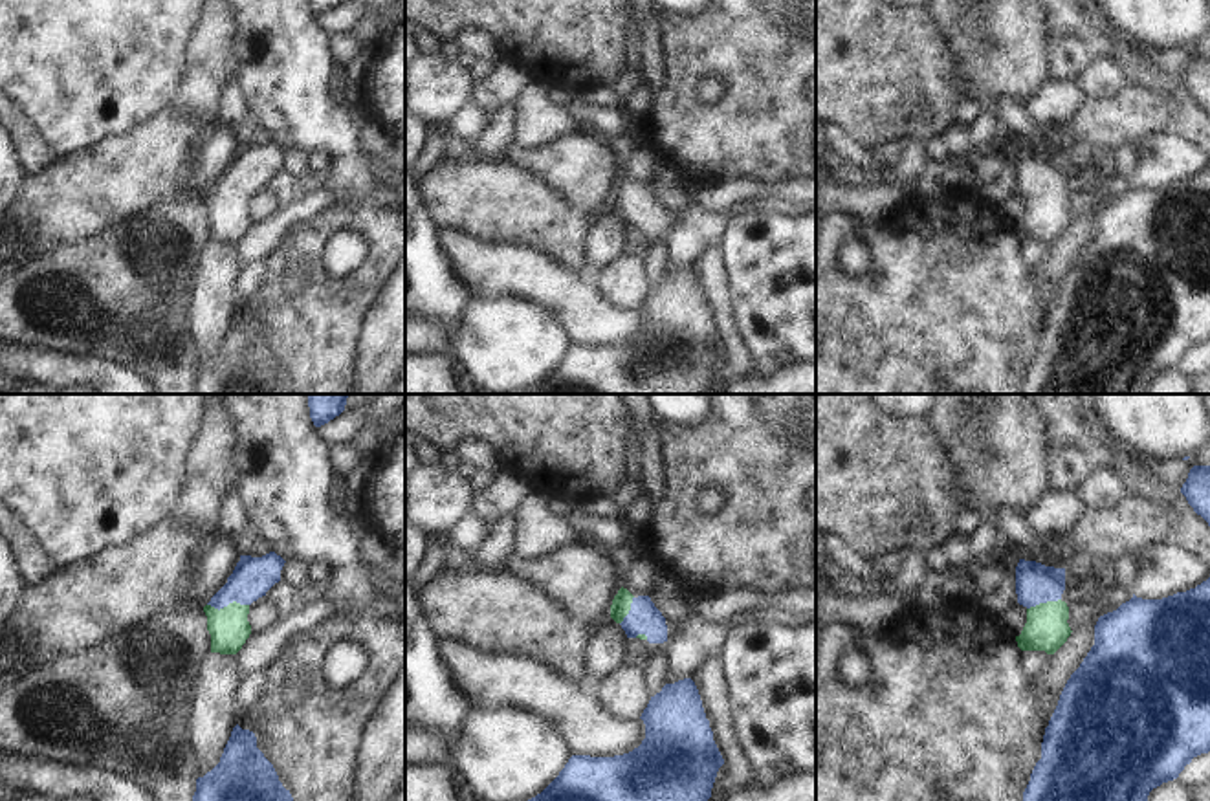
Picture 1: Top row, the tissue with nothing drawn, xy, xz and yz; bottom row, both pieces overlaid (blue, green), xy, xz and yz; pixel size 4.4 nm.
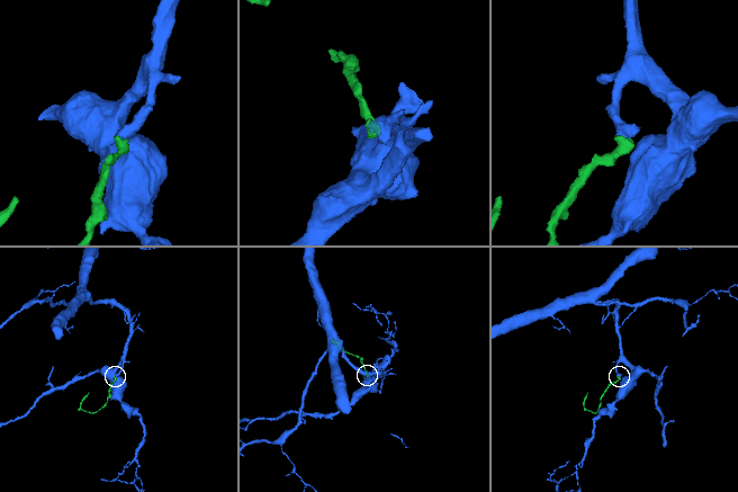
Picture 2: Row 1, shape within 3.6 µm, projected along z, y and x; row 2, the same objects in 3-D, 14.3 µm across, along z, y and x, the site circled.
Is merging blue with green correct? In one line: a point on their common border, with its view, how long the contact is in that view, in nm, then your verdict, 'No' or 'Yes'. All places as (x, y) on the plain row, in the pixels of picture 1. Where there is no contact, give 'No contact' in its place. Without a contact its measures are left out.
Touches blue at xy (228, 193). Shared border 180 nm. Yes

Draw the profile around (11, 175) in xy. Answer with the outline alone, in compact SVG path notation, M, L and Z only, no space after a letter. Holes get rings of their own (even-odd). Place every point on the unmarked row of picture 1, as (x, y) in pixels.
M0 123L0 220L15 202L18 185L24 181L24 169L13 141Z

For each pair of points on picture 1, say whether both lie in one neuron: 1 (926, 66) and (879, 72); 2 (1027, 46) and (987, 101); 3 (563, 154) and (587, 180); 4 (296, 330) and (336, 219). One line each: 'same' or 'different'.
1: same
2: same
3: same
4: same

